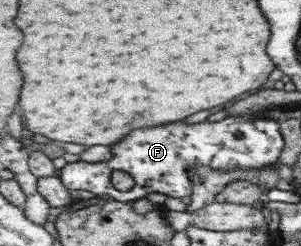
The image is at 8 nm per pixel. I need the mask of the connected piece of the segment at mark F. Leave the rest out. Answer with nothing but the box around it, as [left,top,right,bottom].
[58,116,285,203]

